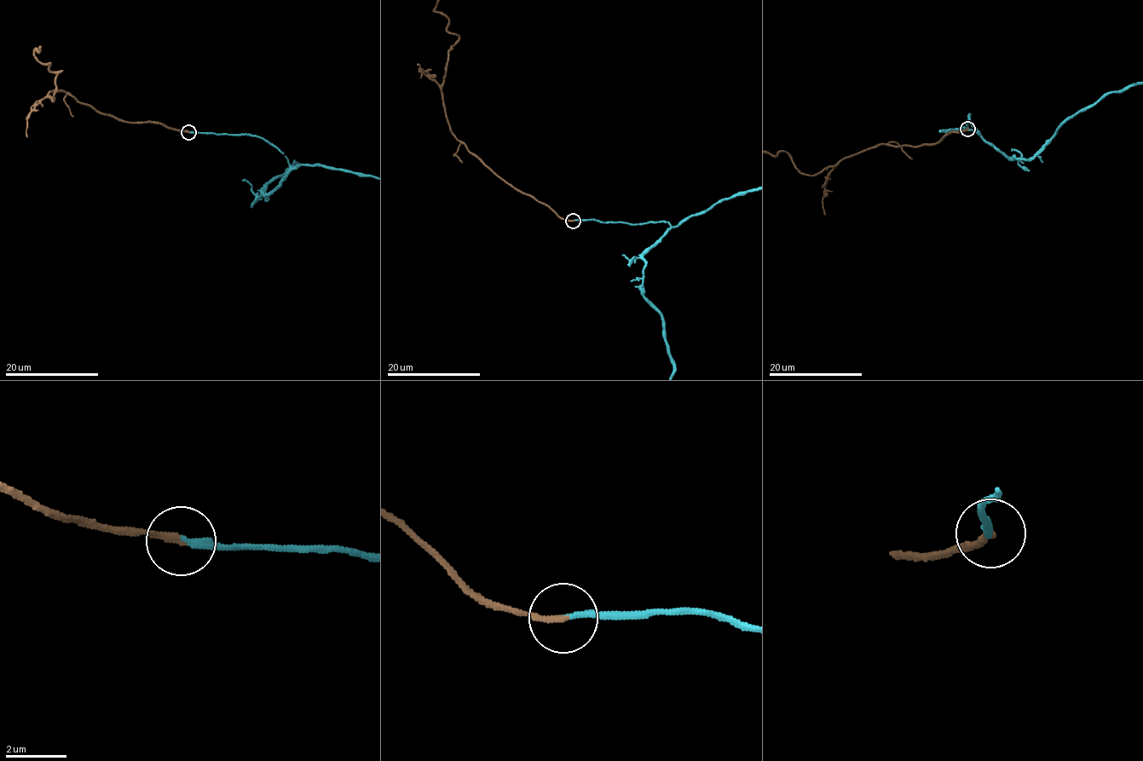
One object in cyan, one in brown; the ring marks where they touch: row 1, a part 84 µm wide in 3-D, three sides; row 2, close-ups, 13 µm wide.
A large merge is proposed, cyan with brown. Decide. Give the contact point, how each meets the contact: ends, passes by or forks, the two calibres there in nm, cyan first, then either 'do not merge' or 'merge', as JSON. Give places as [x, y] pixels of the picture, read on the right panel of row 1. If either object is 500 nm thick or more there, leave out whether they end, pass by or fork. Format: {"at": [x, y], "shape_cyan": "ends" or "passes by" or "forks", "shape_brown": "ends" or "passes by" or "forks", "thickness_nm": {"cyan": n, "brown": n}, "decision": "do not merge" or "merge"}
{"at": [967, 129], "shape_cyan": "ends", "shape_brown": "ends", "thickness_nm": {"cyan": 190, "brown": 190}, "decision": "merge"}

